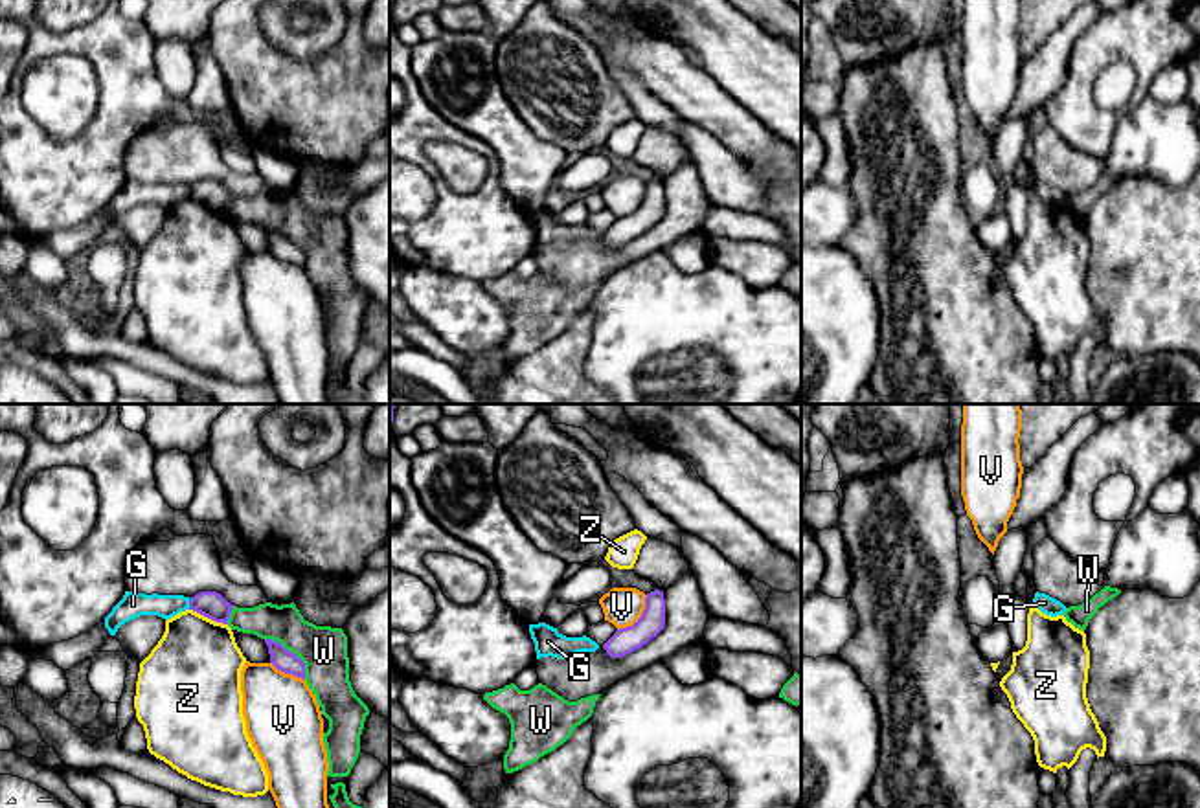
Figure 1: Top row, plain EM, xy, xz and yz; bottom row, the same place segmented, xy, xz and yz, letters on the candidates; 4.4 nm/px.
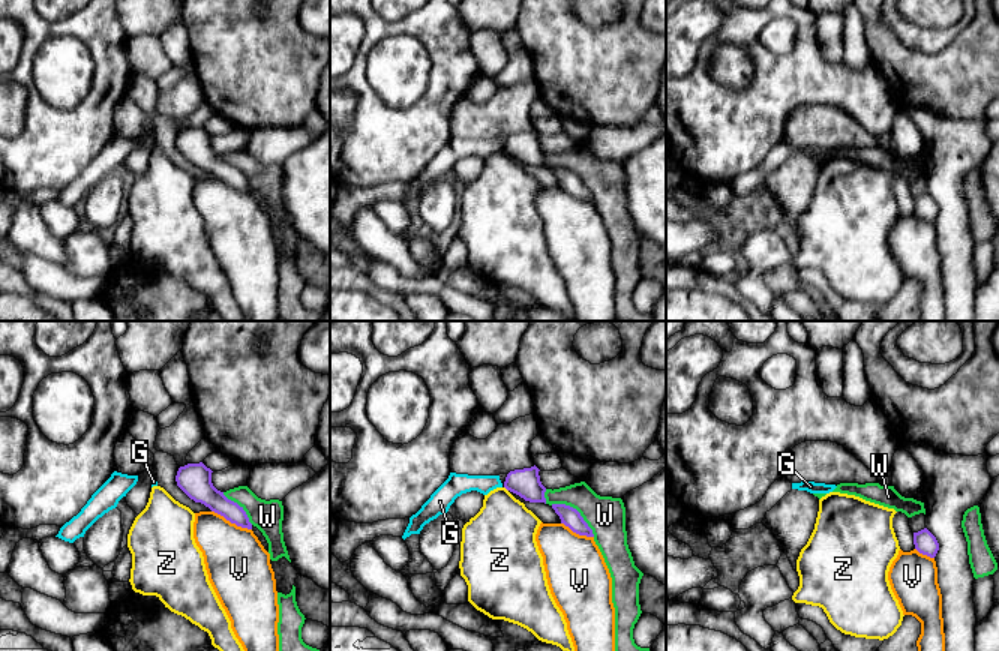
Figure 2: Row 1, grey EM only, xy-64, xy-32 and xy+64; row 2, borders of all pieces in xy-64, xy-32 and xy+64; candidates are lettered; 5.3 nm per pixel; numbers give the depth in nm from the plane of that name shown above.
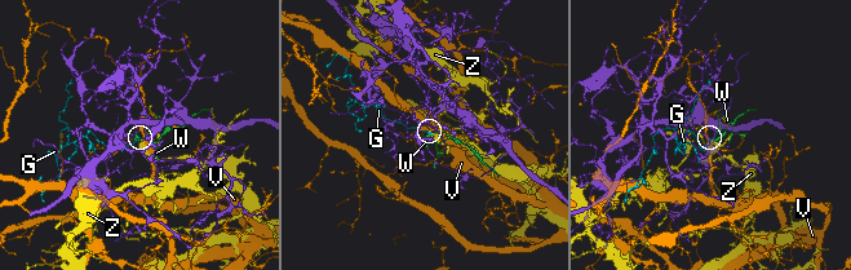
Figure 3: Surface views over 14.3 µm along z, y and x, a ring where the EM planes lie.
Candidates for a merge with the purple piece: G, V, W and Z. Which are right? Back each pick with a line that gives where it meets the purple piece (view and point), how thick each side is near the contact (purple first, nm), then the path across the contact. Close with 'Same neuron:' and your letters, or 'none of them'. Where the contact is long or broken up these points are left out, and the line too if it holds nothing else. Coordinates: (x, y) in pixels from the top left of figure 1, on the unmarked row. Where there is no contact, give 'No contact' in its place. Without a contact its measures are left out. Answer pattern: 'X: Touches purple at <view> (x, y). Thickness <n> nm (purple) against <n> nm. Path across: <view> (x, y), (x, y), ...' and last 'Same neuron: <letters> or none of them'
Same neuron: none of them

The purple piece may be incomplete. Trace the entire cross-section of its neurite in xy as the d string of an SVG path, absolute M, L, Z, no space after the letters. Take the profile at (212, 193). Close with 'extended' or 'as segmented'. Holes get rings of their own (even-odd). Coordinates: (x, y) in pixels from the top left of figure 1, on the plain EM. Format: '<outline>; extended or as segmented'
M200 180L195 185L191 185L189 198L193 198L193 200L197 200L215 211L228 213L233 193L230 193L217 180Z; as segmented

